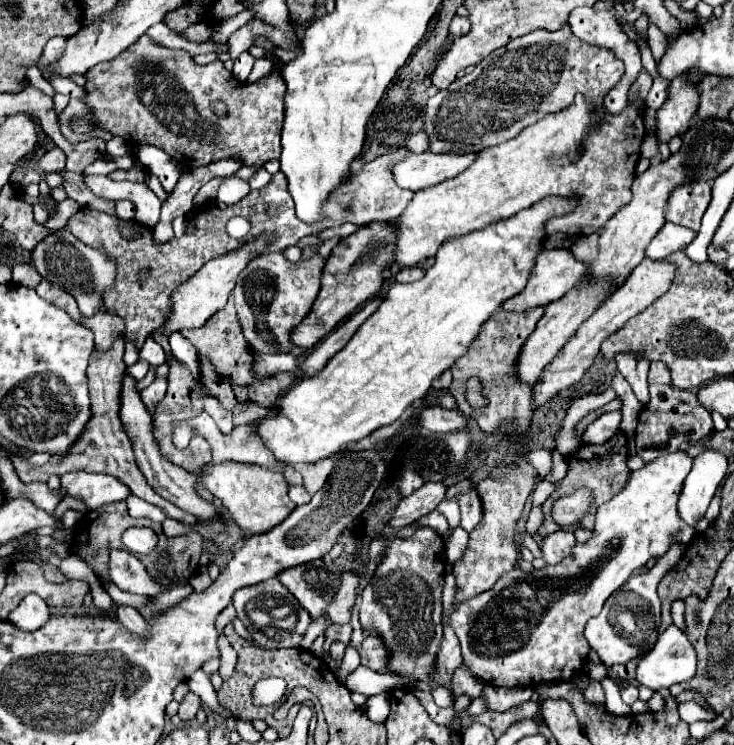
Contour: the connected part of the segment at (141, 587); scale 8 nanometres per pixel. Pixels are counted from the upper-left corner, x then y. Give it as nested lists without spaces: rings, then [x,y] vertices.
[[[119,548],[109,550],[109,578],[117,588],[131,594],[153,596],[163,592],[165,588],[171,588],[171,586],[155,584],[153,578],[147,574],[145,566],[139,562],[139,558]]]

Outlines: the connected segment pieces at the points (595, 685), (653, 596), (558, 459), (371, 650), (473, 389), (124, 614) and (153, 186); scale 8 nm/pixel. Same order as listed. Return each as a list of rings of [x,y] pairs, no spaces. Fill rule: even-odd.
[[[591,680],[589,688],[585,690],[585,696],[587,696],[587,698],[585,698],[587,702],[597,704],[597,706],[605,706],[605,694],[603,694],[603,688],[601,688],[601,684],[599,684],[599,682]]]
[[[673,544],[667,550],[667,554],[661,556],[651,570],[631,576],[631,580],[627,580],[627,584],[623,584],[623,588],[619,588],[619,592],[613,592],[607,598],[601,614],[587,622],[585,638],[607,668],[645,654],[657,642],[659,620],[661,620],[657,584],[663,578],[663,572],[667,572],[667,568],[671,568],[671,564],[675,564],[675,560],[679,560],[679,552],[683,552],[683,546]]]
[[[553,452],[553,468],[544,479],[556,483],[558,481],[558,476],[565,476],[567,470],[569,470],[569,464],[567,464],[565,456],[559,454],[559,452]]]
[[[375,632],[365,636],[365,640],[359,648],[359,656],[361,656],[361,666],[367,666],[375,672],[389,670],[389,650],[387,650],[383,638]]]
[[[471,380],[471,382],[469,382],[467,400],[469,400],[475,408],[481,408],[481,406],[485,404],[485,398],[481,396],[481,384],[479,384],[479,380]]]
[[[117,606],[115,608],[115,616],[117,616],[117,620],[127,628],[127,630],[131,630],[131,632],[137,632],[139,636],[143,636],[143,638],[149,638],[149,626],[147,626],[147,622],[143,620],[143,616],[135,610],[135,608],[131,608],[131,606]]]
[[[149,174],[146,179],[146,184],[155,193],[155,195],[162,203],[165,202],[168,194],[165,192],[159,179],[155,175]]]

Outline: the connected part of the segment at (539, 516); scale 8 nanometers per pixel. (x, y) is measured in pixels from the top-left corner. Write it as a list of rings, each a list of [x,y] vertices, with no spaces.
[[[535,506],[529,514],[529,520],[527,520],[527,532],[535,534],[537,528],[541,526],[541,522],[543,522],[543,510],[541,510],[541,506]]]

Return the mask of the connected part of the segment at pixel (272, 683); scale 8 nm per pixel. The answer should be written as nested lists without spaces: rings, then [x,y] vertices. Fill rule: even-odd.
[[[265,678],[261,682],[257,682],[255,690],[253,690],[253,702],[257,706],[269,706],[269,704],[277,704],[281,702],[283,694],[285,694],[285,680],[281,678]]]

